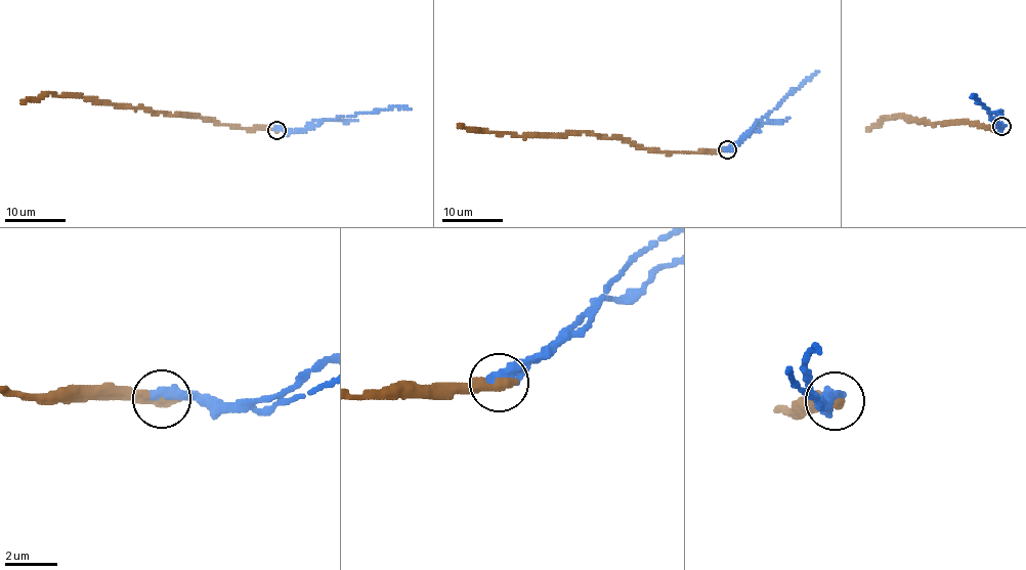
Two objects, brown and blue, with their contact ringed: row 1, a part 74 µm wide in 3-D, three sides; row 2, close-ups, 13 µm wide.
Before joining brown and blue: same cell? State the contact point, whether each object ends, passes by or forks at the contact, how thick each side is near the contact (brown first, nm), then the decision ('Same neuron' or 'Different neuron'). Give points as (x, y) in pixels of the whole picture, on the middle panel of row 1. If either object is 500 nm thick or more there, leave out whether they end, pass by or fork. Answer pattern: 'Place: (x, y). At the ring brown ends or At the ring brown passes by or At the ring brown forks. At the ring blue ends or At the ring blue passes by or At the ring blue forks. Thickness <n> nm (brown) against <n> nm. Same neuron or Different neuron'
Place: (727, 149). Thickness 480 nm (brown) against 550 nm. Different neuron

